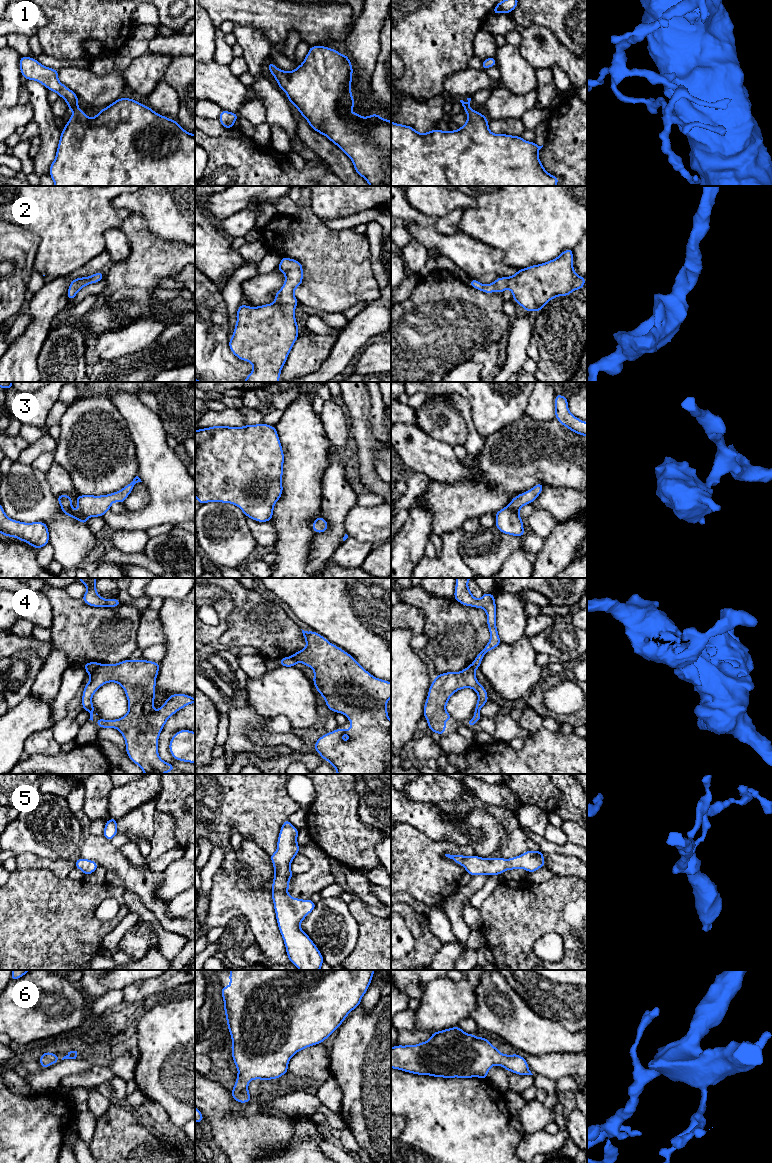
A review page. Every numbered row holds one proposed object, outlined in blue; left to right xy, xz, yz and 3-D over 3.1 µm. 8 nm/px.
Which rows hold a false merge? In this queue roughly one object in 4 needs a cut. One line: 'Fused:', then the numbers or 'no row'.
Fused: 4

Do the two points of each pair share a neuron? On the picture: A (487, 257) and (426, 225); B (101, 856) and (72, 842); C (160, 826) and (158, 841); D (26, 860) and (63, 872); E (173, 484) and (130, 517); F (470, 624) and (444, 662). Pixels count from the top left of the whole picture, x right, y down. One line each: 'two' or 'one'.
A: one
B: two
C: one
D: one
E: one
F: one

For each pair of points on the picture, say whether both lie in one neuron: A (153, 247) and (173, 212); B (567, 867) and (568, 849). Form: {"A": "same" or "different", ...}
{"A": "different", "B": "different"}

